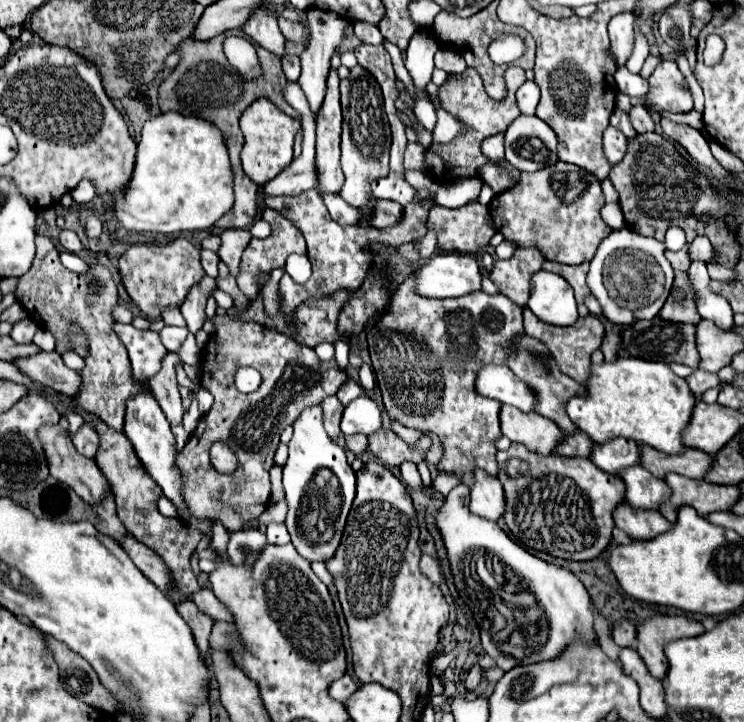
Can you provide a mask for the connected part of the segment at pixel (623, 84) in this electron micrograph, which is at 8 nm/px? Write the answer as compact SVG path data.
M620 67L614 75L614 81L618 85L618 89L630 97L642 97L648 93L648 81L642 79L640 75L634 75L630 73L626 67Z

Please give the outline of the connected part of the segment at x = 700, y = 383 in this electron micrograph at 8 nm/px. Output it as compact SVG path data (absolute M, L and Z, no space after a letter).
M696 369L690 377L686 377L686 383L690 385L690 389L692 389L692 393L694 393L696 397L700 397L700 395L702 395L706 389L710 389L710 387L720 387L718 375L706 373L706 371L700 371L700 369Z

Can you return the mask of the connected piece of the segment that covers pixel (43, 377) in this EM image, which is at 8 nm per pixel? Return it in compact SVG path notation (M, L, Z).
M40 351L38 355L14 361L14 365L34 381L52 387L64 395L72 397L76 395L76 391L80 391L80 373L68 369L56 351Z

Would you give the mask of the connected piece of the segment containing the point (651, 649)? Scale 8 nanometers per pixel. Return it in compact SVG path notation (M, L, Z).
M656 615L638 627L636 651L644 659L648 671L654 677L664 681L668 673L668 659L664 655L664 645L680 637L696 637L702 633L704 633L704 627L700 623L688 621L686 617Z

